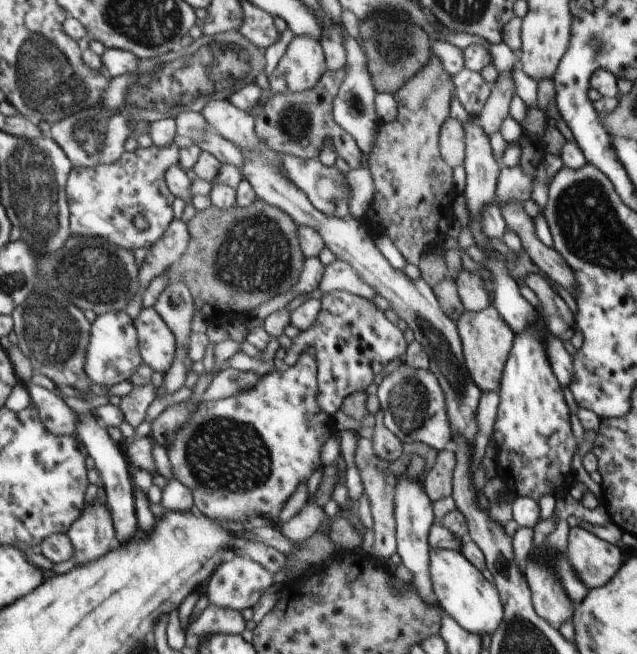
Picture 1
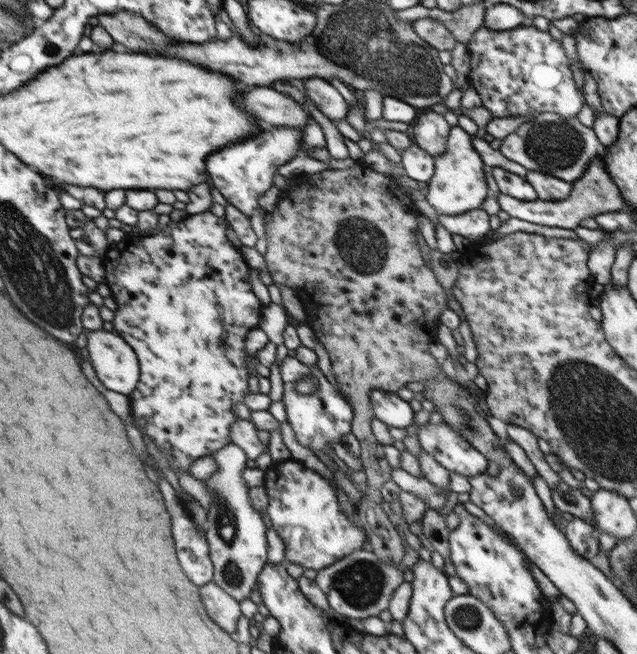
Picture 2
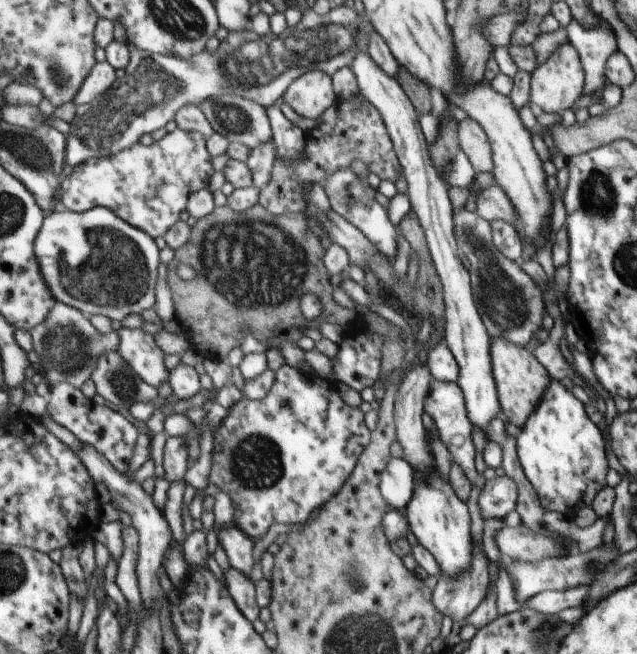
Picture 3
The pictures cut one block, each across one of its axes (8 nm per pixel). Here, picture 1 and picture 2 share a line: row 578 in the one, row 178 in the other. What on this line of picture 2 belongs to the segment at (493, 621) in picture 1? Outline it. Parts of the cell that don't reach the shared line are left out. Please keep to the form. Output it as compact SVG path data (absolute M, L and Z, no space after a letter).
M458 125L451 127L446 152L434 157L435 171L433 177L425 184L428 203L437 215L456 216L478 209L488 194L488 184L484 173L485 162L472 146L472 136Z

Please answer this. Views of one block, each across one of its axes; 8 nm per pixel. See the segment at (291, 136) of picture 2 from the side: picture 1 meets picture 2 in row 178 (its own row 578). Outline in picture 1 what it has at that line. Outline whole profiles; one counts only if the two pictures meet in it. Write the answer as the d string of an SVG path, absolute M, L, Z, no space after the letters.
M235 556L218 566L206 590L210 603L243 611L254 606L275 581L274 575L253 558Z

